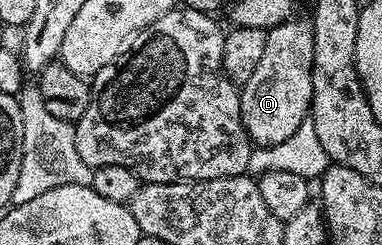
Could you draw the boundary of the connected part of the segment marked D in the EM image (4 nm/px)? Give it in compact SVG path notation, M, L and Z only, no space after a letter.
M294 16L286 22L276 23L267 33L267 48L263 48L263 57L251 72L251 80L241 87L241 119L249 133L249 141L257 146L283 144L309 118L309 105L313 99L313 61L315 60L315 36L313 23L308 17Z

